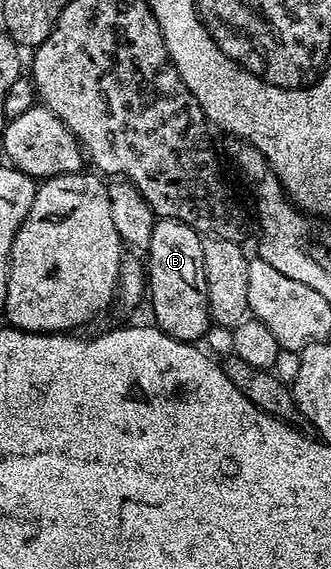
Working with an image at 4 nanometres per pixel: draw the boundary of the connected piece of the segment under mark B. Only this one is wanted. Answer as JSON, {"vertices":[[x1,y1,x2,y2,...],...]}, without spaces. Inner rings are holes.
{"vertices":[[157,218,146,252,146,299,152,302,155,326,180,343,203,340,210,326,201,242,200,232,190,225]]}

